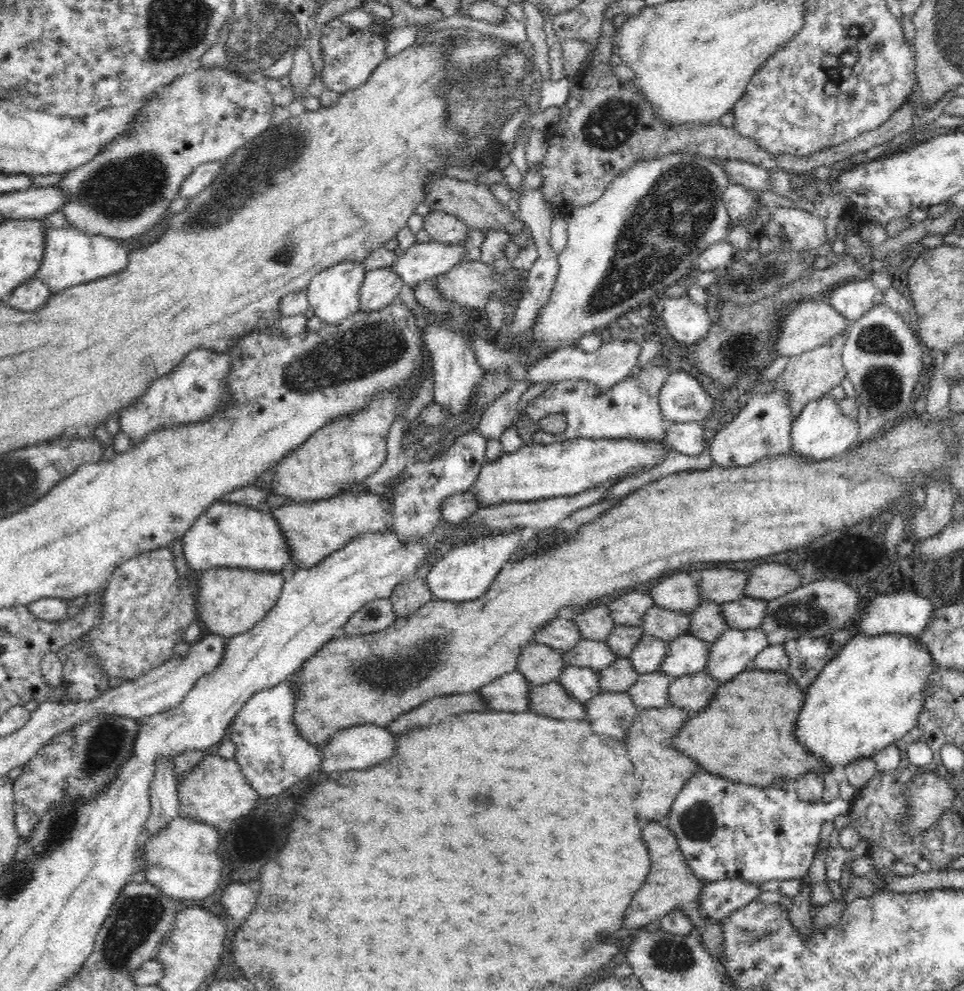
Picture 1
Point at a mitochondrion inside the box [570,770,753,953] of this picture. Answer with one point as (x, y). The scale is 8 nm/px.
(697, 823)

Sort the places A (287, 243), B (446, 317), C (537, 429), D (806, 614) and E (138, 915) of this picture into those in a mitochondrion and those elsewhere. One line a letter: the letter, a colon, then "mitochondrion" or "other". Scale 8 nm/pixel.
A: mitochondrion
B: other
C: other
D: mitochondrion
E: mitochondrion

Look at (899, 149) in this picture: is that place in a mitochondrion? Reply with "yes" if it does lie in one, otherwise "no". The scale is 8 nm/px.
no

